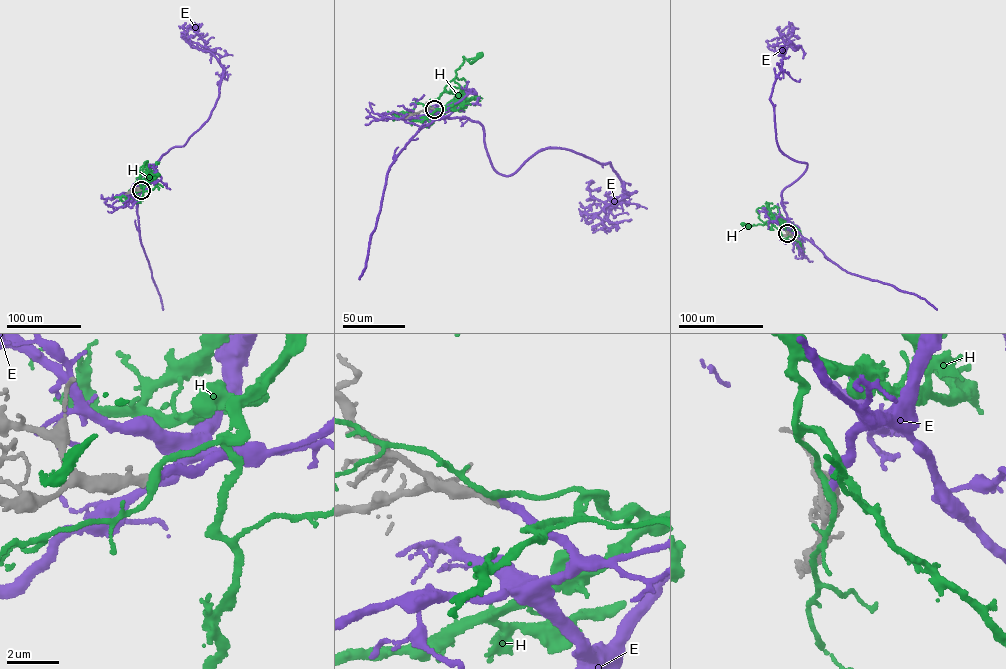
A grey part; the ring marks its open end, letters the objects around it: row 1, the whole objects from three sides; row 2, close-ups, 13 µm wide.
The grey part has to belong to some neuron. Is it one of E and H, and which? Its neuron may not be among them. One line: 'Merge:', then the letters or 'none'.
Merge: E

